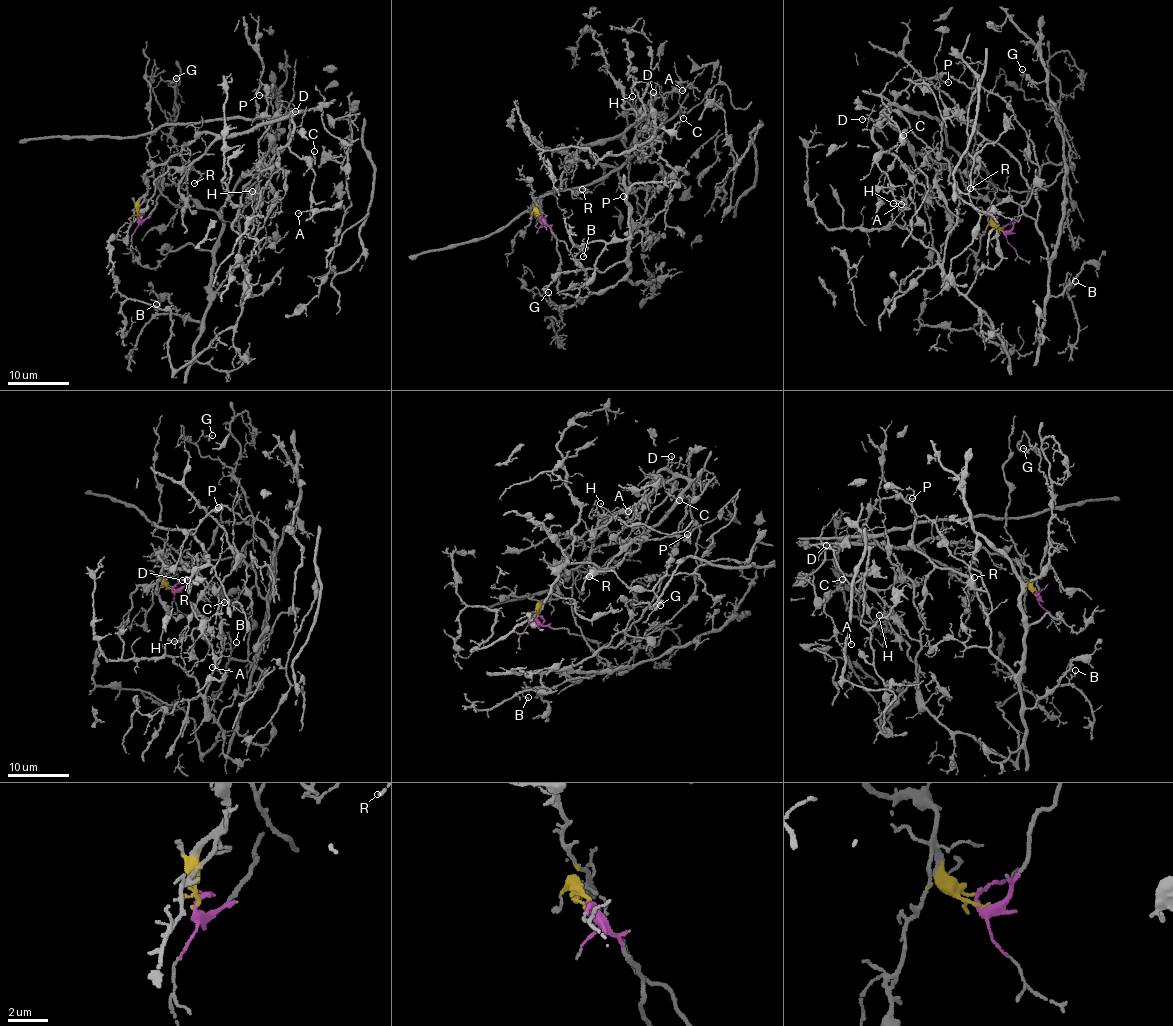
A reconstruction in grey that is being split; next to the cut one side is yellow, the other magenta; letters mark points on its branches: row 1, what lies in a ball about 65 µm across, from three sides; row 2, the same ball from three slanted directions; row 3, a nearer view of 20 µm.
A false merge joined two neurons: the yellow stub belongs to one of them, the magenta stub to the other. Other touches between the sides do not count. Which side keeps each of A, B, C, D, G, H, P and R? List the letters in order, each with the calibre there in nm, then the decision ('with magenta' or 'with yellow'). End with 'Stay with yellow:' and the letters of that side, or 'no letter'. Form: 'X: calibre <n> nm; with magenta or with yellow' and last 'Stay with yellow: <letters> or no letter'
A: calibre 100 nm; with yellow
B: calibre 120 nm; with magenta
C: calibre 90 nm; with yellow
D: calibre 100 nm; with yellow
G: calibre 80 nm; with magenta
H: calibre 100 nm; with yellow
P: calibre 110 nm; with magenta
R: calibre 130 nm; with yellow
Stay with yellow: A, C, D, H, R

